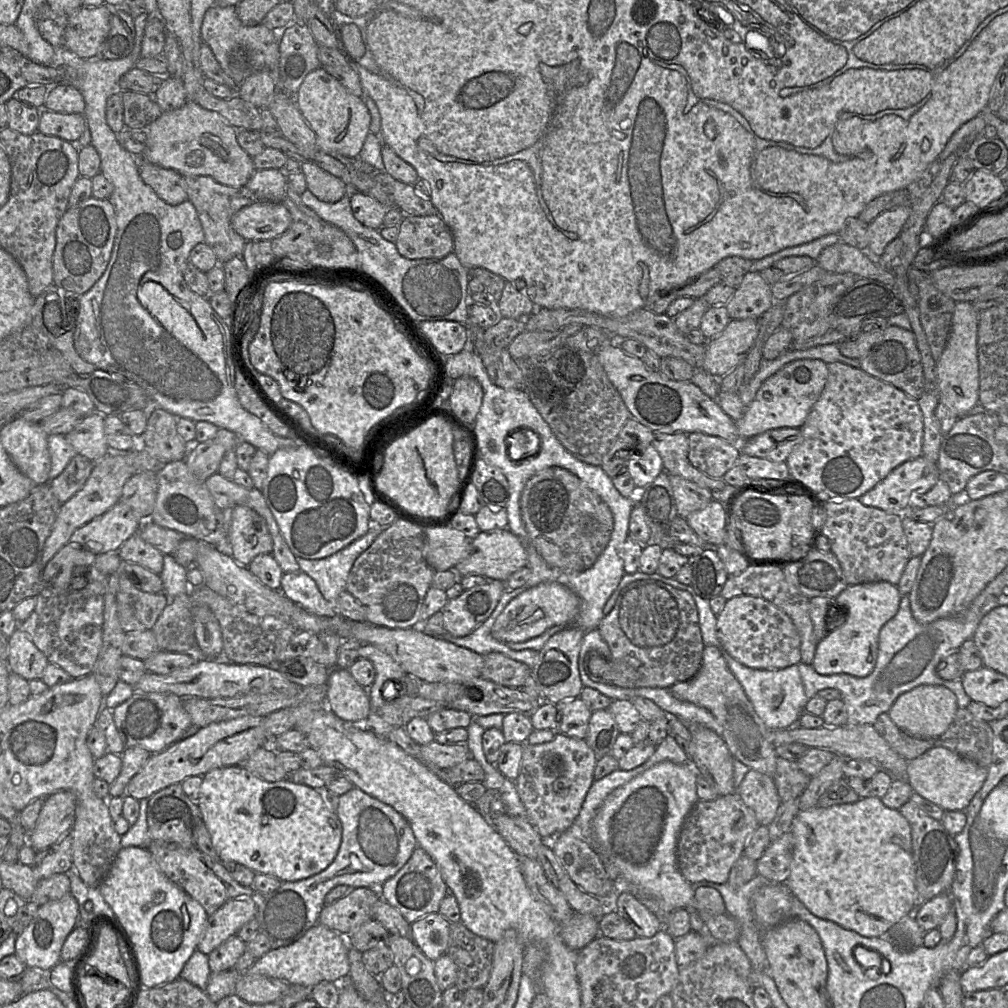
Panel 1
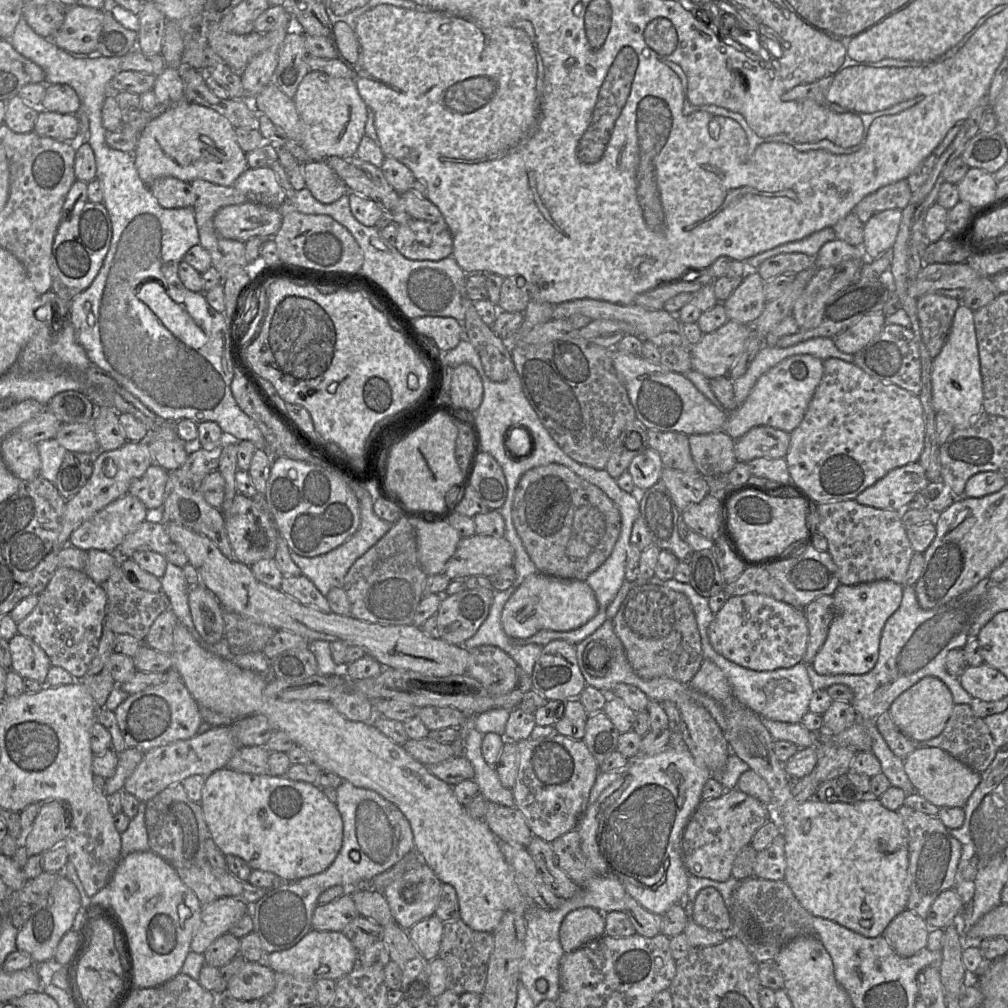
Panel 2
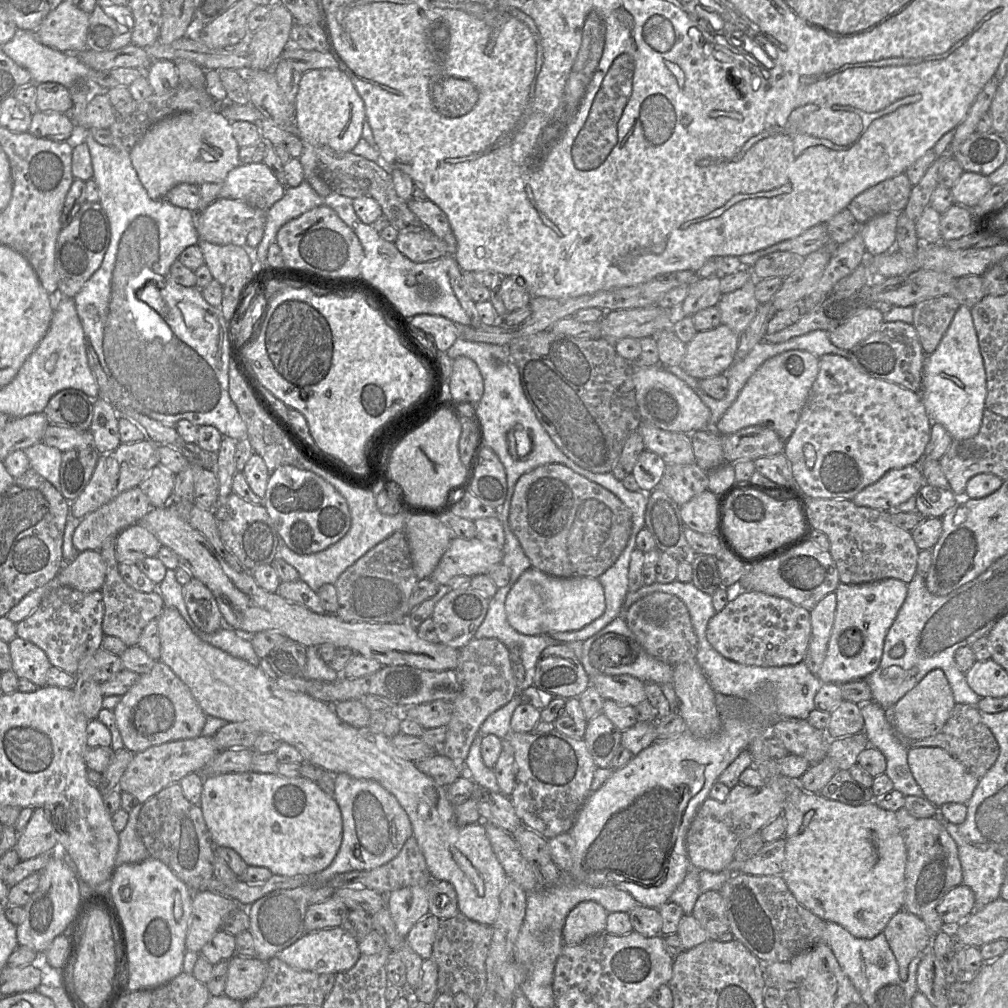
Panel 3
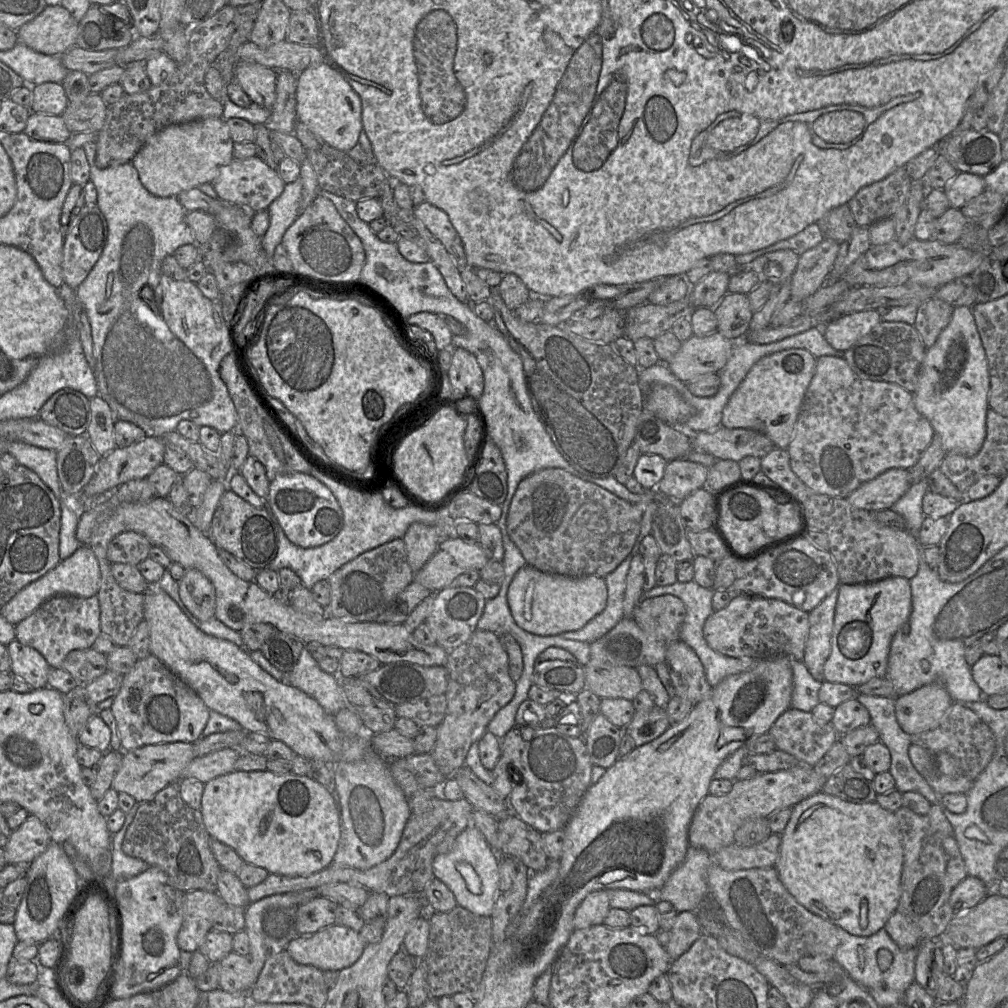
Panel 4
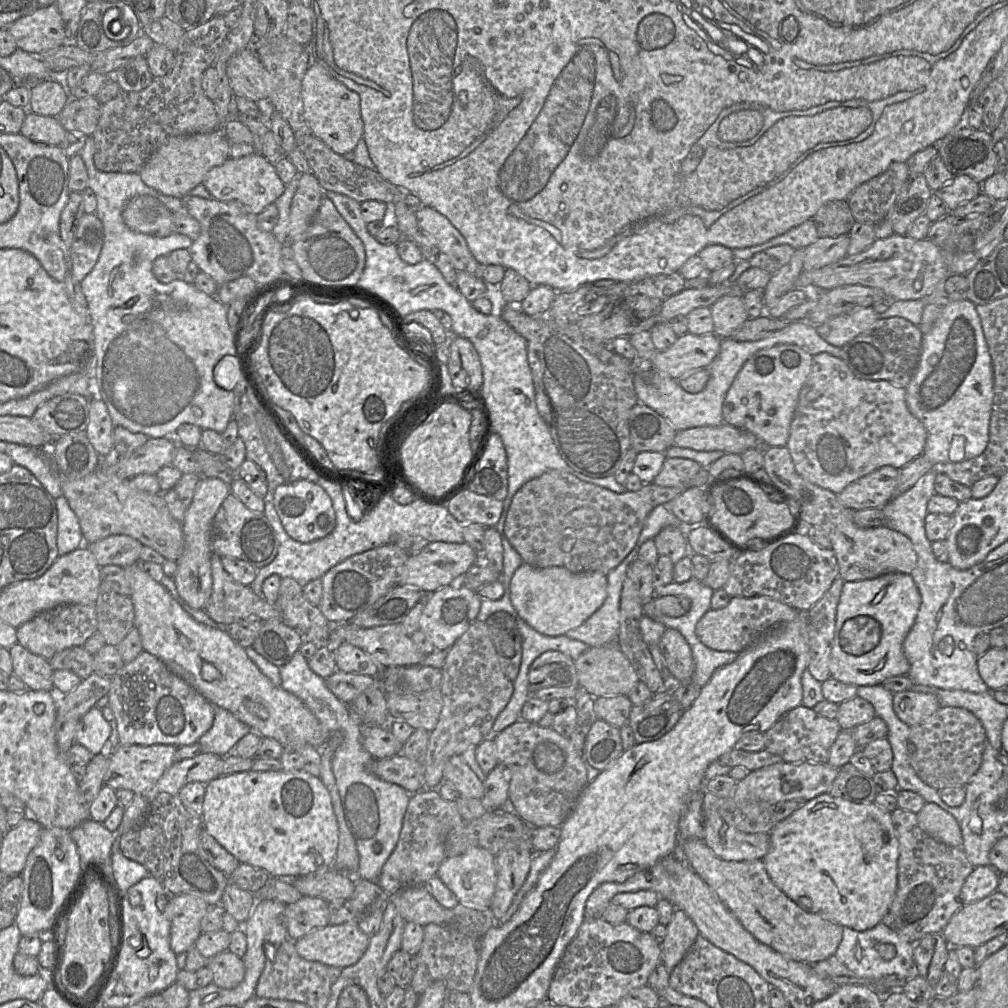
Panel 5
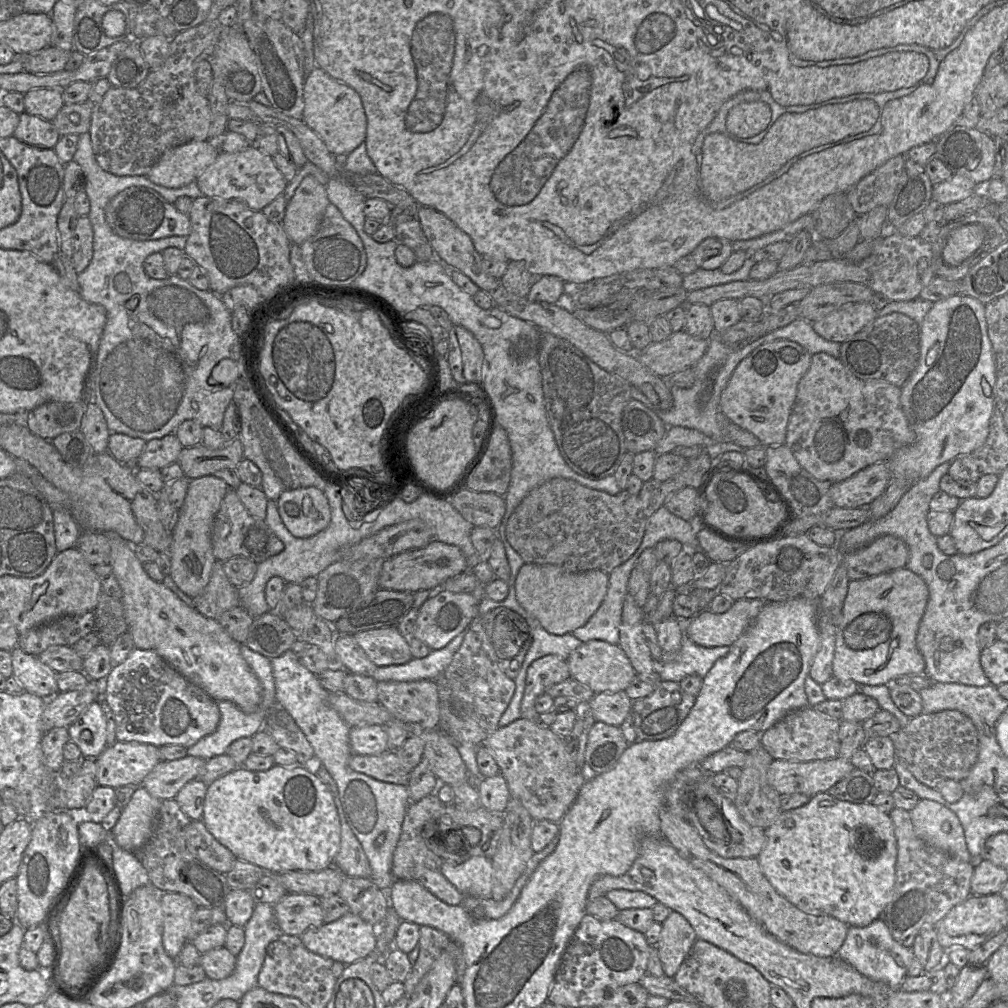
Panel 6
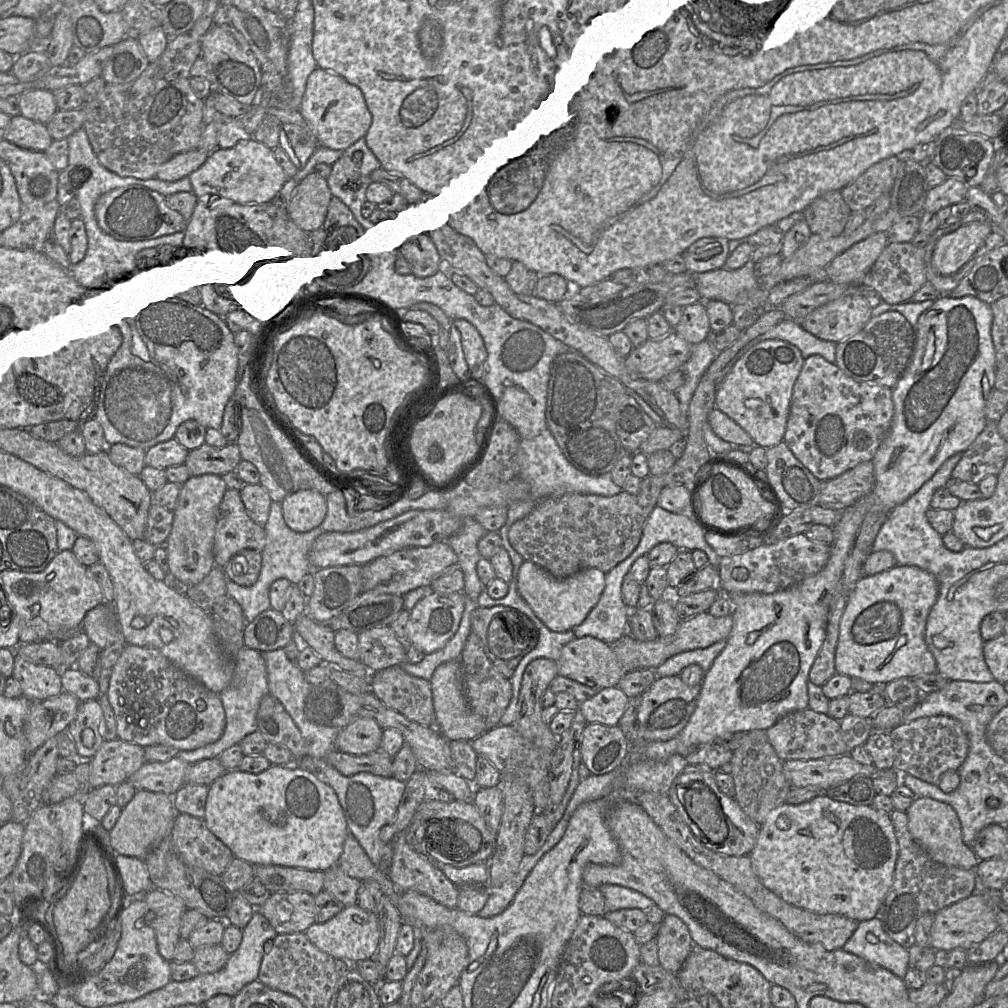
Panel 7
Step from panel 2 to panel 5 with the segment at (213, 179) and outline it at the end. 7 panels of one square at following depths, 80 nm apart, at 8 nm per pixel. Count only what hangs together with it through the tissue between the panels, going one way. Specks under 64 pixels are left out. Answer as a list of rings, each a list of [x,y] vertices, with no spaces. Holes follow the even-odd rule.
[[[223,127],[203,134],[192,134],[168,138],[149,158],[139,171],[142,181],[149,187],[168,196],[184,198],[197,185],[202,184],[207,173],[214,167],[222,165],[229,158],[231,142],[225,136]]]

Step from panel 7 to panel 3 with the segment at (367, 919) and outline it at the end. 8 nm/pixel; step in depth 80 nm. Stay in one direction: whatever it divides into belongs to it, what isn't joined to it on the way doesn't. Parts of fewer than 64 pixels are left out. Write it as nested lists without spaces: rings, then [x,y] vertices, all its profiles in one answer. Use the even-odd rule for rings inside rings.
[[[341,926],[305,933],[295,943],[276,955],[293,968],[318,975],[348,971],[356,964],[360,956],[359,942]]]

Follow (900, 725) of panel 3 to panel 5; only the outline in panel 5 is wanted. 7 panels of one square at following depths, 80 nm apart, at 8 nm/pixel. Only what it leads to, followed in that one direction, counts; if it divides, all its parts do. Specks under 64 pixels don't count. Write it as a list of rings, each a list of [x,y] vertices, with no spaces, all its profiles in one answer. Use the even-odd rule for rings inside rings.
[[[907,690],[893,693],[893,708],[898,718],[909,726],[920,724],[939,708],[938,697],[934,693]]]

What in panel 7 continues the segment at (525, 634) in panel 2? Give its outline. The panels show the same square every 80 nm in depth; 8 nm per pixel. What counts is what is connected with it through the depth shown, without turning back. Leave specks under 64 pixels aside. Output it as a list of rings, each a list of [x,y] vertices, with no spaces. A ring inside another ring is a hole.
[[[524,560],[519,569],[517,589],[542,623],[553,632],[573,630],[598,603],[605,588],[606,573],[596,568],[581,570],[566,578],[555,578],[544,568]]]

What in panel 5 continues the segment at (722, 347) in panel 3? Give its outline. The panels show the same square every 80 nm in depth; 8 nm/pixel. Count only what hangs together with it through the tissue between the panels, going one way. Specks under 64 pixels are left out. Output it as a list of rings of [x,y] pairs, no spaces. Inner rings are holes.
[[[686,333],[665,351],[656,351],[650,364],[679,380],[691,371],[708,368],[720,352],[722,338],[715,333],[694,335]]]

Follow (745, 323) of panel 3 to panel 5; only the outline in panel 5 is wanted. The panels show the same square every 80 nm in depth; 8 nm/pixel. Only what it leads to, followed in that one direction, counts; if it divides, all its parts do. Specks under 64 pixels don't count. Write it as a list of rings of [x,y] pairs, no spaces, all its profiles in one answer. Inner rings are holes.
[[[725,295],[711,306],[714,333],[720,338],[730,338],[749,317],[743,296]]]

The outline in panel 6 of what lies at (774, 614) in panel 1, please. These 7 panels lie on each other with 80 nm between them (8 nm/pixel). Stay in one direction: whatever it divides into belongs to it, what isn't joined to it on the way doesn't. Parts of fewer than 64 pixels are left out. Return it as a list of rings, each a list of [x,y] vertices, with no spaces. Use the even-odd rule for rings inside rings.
[[[739,599],[721,614],[703,610],[691,622],[688,636],[703,647],[731,646],[752,624],[765,604],[762,599]]]

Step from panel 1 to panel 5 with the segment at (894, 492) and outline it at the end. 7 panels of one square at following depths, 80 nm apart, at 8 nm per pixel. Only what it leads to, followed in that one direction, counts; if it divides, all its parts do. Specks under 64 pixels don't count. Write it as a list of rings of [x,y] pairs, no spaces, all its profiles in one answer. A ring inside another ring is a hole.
[[[883,466],[849,484],[837,495],[839,502],[854,511],[883,508],[893,498],[900,469]]]

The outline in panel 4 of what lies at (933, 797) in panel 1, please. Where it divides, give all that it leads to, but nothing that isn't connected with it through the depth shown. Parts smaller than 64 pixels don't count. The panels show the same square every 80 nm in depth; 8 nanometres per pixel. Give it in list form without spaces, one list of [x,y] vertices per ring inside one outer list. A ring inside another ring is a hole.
[[[910,744],[908,754],[915,769],[938,795],[967,794],[972,787],[974,781],[963,773],[959,762],[951,754],[939,752],[933,755],[916,744]]]

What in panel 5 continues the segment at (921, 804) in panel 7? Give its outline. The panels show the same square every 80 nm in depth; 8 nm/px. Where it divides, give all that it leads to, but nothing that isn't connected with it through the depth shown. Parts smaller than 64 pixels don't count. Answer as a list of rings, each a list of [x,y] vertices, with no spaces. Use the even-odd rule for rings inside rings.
[[[926,802],[917,813],[920,828],[946,845],[962,848],[963,837],[958,821],[933,802]]]

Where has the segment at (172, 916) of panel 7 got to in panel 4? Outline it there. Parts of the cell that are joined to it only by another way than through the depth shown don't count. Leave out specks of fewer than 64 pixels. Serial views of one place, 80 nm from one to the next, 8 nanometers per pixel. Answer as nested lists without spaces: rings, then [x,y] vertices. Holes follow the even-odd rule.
[[[186,892],[183,897],[182,926],[177,936],[180,950],[191,953],[198,950],[226,905],[216,892]]]

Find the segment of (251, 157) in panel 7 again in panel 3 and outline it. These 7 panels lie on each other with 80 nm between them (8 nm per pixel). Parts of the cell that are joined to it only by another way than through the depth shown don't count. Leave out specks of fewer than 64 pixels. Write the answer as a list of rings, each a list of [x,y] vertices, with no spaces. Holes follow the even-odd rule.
[[[263,162],[240,164],[228,173],[221,185],[221,198],[240,200],[263,211],[285,192],[285,187]]]

